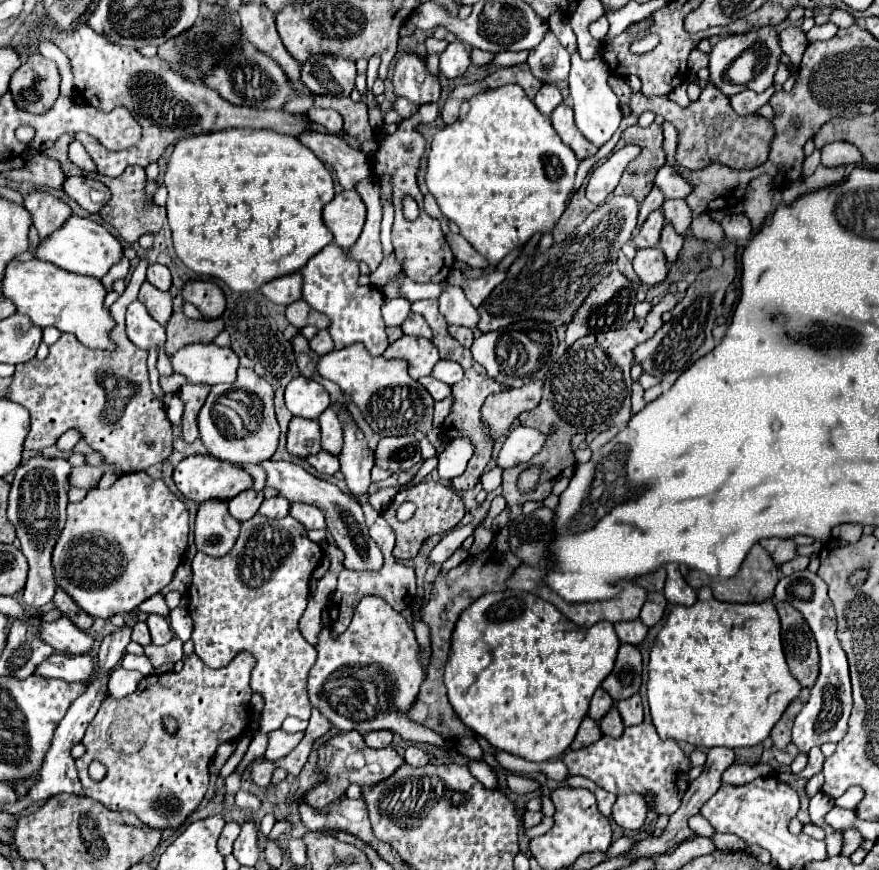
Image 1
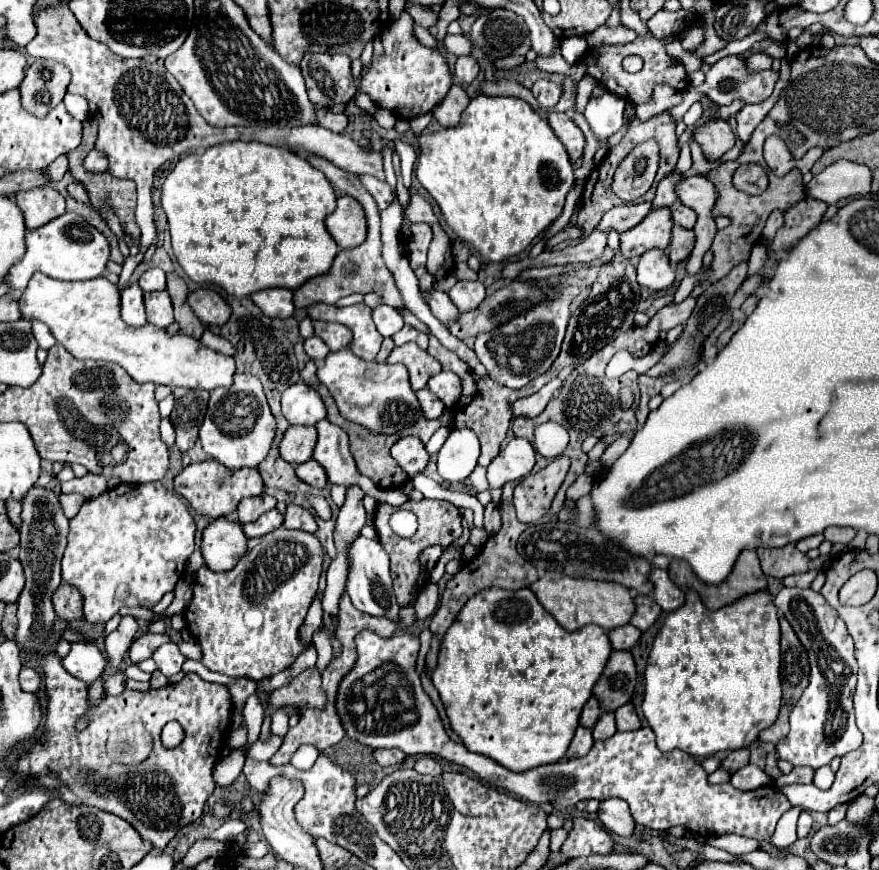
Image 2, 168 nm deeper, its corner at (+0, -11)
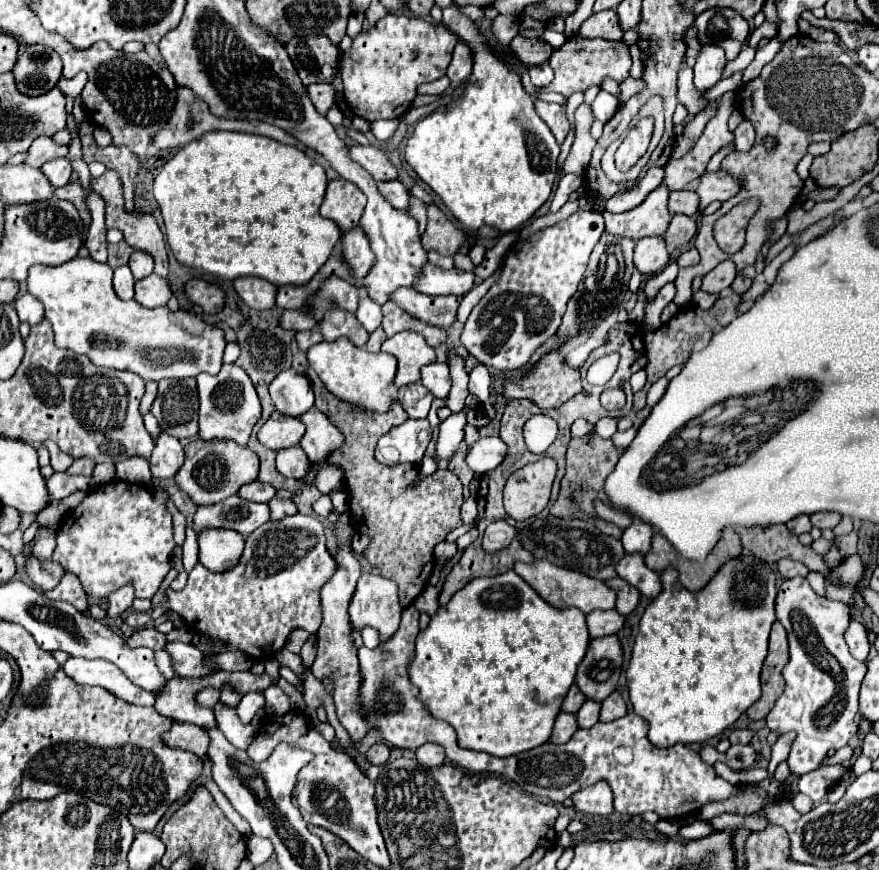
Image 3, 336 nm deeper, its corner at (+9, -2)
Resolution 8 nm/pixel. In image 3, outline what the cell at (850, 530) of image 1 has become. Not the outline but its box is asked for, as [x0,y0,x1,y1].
[810,513,842,531]

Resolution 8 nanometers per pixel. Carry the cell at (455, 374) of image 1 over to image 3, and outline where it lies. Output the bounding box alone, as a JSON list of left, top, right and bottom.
[420,363,450,399]

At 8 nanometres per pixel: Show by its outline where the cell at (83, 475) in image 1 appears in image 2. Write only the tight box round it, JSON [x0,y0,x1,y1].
[61,474,107,500]

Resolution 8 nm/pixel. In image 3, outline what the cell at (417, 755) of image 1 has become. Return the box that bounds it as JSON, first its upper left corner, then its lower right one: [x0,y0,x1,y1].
[416,743,446,767]

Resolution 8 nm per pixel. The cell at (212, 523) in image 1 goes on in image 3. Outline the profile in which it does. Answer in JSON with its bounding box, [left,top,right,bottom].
[198,527,244,571]

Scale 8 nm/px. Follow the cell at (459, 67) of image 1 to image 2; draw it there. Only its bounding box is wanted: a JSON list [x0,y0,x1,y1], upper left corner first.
[455,56,479,84]

